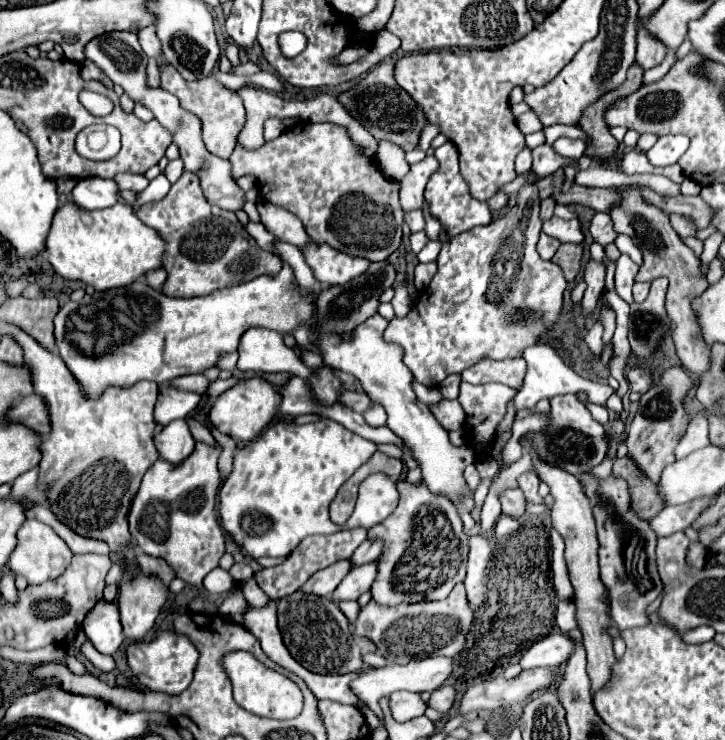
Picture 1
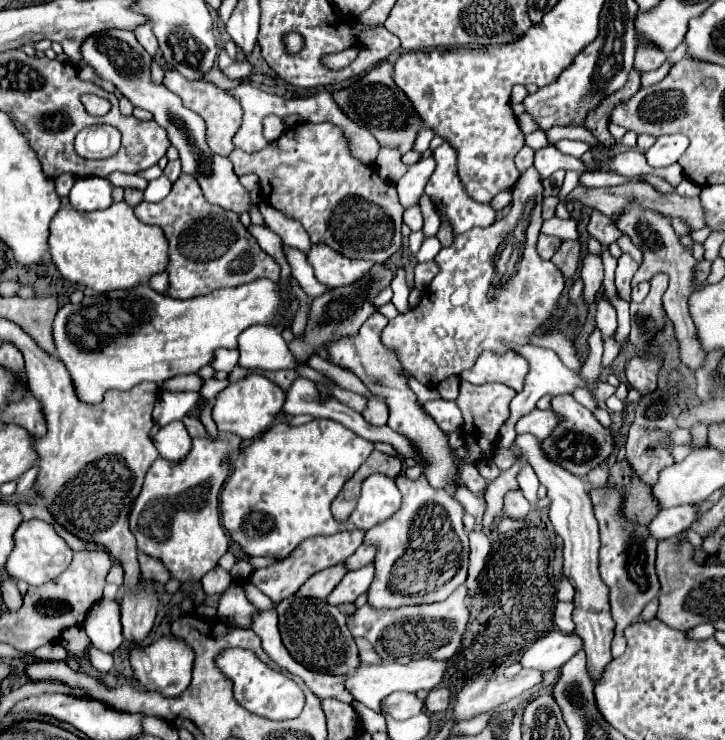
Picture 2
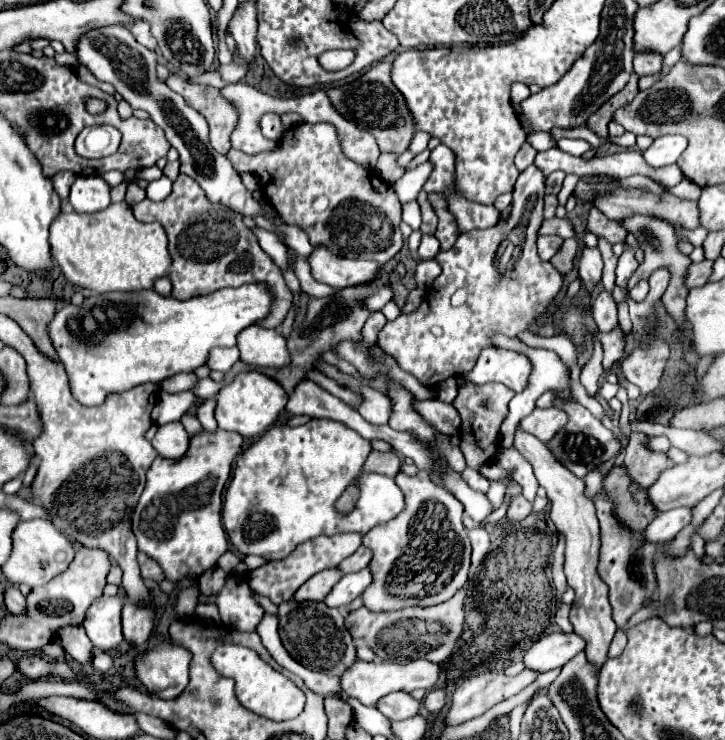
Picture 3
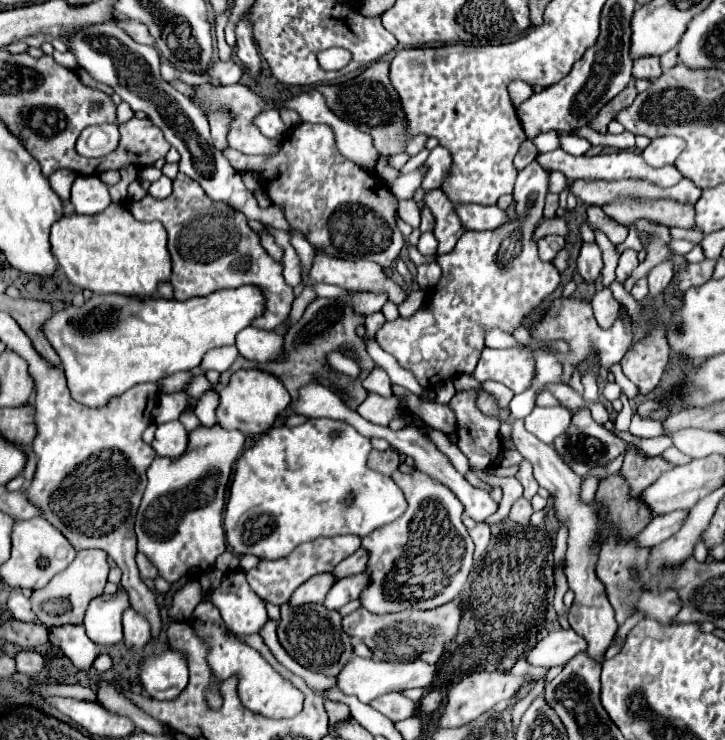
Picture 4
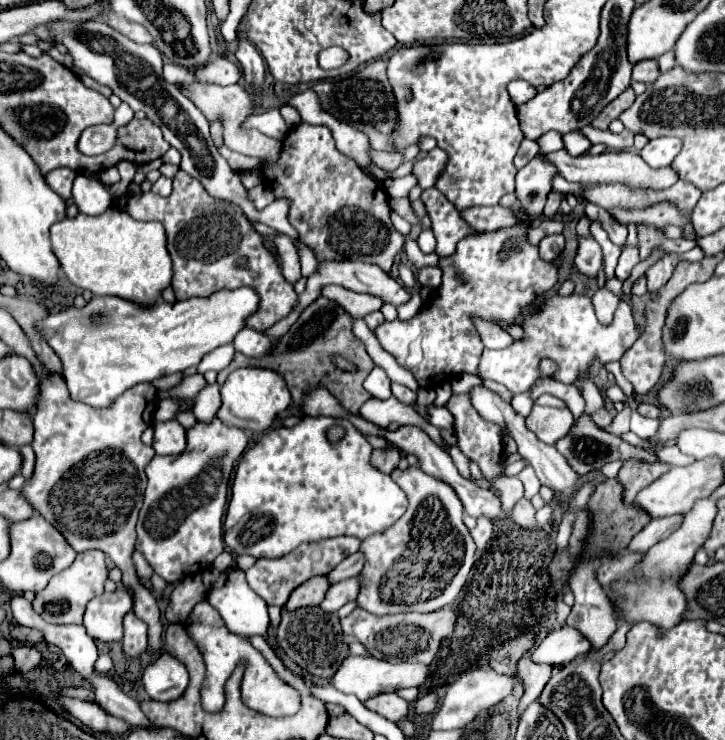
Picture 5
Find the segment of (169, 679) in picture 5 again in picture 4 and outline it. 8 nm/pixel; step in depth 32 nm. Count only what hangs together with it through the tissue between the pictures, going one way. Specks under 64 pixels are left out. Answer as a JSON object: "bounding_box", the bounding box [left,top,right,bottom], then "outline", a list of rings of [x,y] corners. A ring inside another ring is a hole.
{"bounding_box":[140,648,188,700],"outline":[[[164,648],[140,664],[140,682],[156,700],[174,700],[188,684],[184,652]]]}

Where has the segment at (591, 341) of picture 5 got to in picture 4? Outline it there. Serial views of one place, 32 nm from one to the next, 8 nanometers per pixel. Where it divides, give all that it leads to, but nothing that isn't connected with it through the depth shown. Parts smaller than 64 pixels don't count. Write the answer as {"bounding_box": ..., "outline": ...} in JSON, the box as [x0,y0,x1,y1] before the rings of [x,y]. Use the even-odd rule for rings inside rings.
{"bounding_box":[472,298,632,394],"outline":[[[562,298],[562,300],[554,300],[552,308],[546,312],[546,316],[542,318],[540,324],[536,324],[532,330],[532,336],[536,340],[554,340],[554,338],[562,338],[570,344],[572,348],[572,356],[570,358],[564,358],[560,356],[558,352],[554,352],[558,356],[558,360],[562,362],[564,366],[564,380],[568,382],[574,368],[590,354],[590,350],[600,350],[600,356],[602,356],[602,366],[604,368],[610,368],[612,364],[620,362],[622,356],[628,352],[630,348],[630,342],[632,342],[632,326],[630,324],[624,324],[622,322],[622,316],[618,316],[616,324],[610,328],[610,330],[602,330],[596,320],[594,320],[594,314],[592,314],[592,306],[588,302],[582,302],[582,300],[574,300],[574,298]],[[522,346],[522,348],[510,348],[510,350],[484,350],[476,370],[472,376],[482,384],[486,380],[502,382],[512,392],[520,394],[524,392],[534,376],[534,360],[532,350],[540,346]]]}

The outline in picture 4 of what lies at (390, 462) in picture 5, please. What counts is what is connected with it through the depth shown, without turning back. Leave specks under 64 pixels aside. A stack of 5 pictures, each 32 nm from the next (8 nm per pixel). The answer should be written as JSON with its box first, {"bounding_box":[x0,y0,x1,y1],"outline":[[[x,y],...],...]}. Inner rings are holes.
{"bounding_box":[368,450,400,476],"outline":[[[372,450],[368,456],[368,468],[380,474],[390,476],[394,470],[398,470],[398,466],[400,466],[400,456],[396,450],[386,450],[386,452]]]}

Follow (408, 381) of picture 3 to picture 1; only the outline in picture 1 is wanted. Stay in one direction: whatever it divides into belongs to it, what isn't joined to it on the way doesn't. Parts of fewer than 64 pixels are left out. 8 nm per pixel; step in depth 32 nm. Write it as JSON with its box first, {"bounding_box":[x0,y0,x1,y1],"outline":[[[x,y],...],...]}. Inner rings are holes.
{"bounding_box":[414,382,444,406],"outline":[[[414,382],[414,392],[416,392],[418,400],[422,404],[426,404],[426,406],[434,406],[434,404],[438,404],[438,402],[444,400],[444,396],[440,394],[438,388],[426,388],[426,386],[418,384],[418,382]]]}

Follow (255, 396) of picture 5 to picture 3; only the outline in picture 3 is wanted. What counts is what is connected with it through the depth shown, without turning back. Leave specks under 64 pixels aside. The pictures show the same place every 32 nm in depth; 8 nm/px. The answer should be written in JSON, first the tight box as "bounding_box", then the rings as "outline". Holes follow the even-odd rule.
{"bounding_box":[214,372,288,438],"outline":[[[244,372],[244,374],[238,374],[234,382],[224,386],[216,394],[214,418],[218,422],[218,428],[222,428],[222,430],[238,432],[244,438],[254,438],[270,428],[270,424],[282,412],[286,402],[288,402],[288,394],[272,378],[268,378],[260,372]]]}

